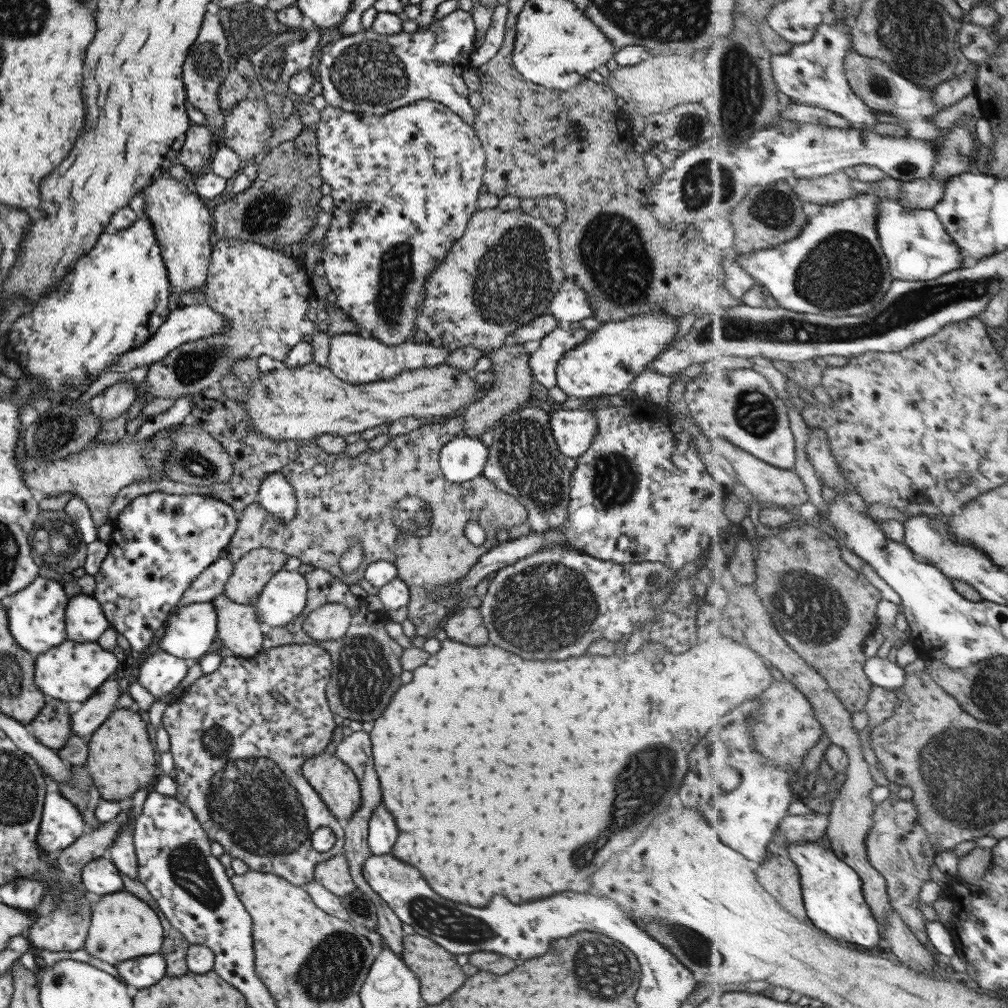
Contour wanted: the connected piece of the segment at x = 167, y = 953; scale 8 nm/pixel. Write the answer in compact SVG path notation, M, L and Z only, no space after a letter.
M154 906L154 909L163 925L163 945L160 953L164 956L167 964L166 974L168 976L182 976L189 971L185 958L190 944L185 936L170 924L170 921L161 913L160 908Z

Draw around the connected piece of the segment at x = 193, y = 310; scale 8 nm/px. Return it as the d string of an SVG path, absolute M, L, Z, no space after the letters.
M206 304L175 307L167 316L166 322L160 325L160 328L154 332L154 336L144 346L138 346L138 348L134 348L130 352L124 352L117 358L117 361L109 370L112 372L128 372L128 370L134 370L138 366L152 365L153 362L162 360L172 350L179 348L182 344L206 338L206 336L212 334L220 334L219 332L226 327L229 327L229 320L218 312L214 312Z

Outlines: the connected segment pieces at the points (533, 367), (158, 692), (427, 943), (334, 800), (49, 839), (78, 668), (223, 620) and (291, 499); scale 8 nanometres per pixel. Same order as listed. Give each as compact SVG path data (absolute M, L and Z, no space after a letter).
M562 325L546 334L540 340L540 348L534 350L528 359L528 366L535 380L548 390L556 386L555 368L558 361L566 352L574 350L578 344L588 340L592 336L591 332L582 328L572 330Z
M160 651L144 660L138 683L156 699L162 699L178 686L186 676L191 662Z
M410 934L402 937L404 952L402 959L406 966L415 972L415 975L420 978L419 983L422 986L422 998L428 1004L436 1004L442 1002L446 996L450 996L452 992L456 992L464 980L466 974L462 972L462 968L456 964L456 955L451 954L443 946L436 944L433 940L426 938L424 934Z
M320 753L303 762L302 772L310 786L341 823L361 807L361 786L352 769L336 755Z
M53 788L45 794L41 820L37 846L42 853L56 855L87 831L84 817L77 806Z
M66 639L58 646L44 651L35 658L35 684L38 690L45 696L56 698L61 702L80 702L85 703L88 698L96 694L98 687L103 686L112 676L115 676L116 668L119 662L115 652L106 651L97 641L79 643Z
M223 592L212 602L217 610L217 637L227 653L252 658L263 650L265 628L254 605L238 604Z
M281 472L268 473L265 477L260 484L256 501L283 523L290 522L297 513L294 488Z

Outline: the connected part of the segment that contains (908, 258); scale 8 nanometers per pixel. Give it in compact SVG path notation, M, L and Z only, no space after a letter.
M885 198L878 207L880 207L878 234L891 260L891 270L895 280L920 282L939 280L944 275L969 265L960 246L948 234L946 226L935 210L906 207L898 199L888 198Z

